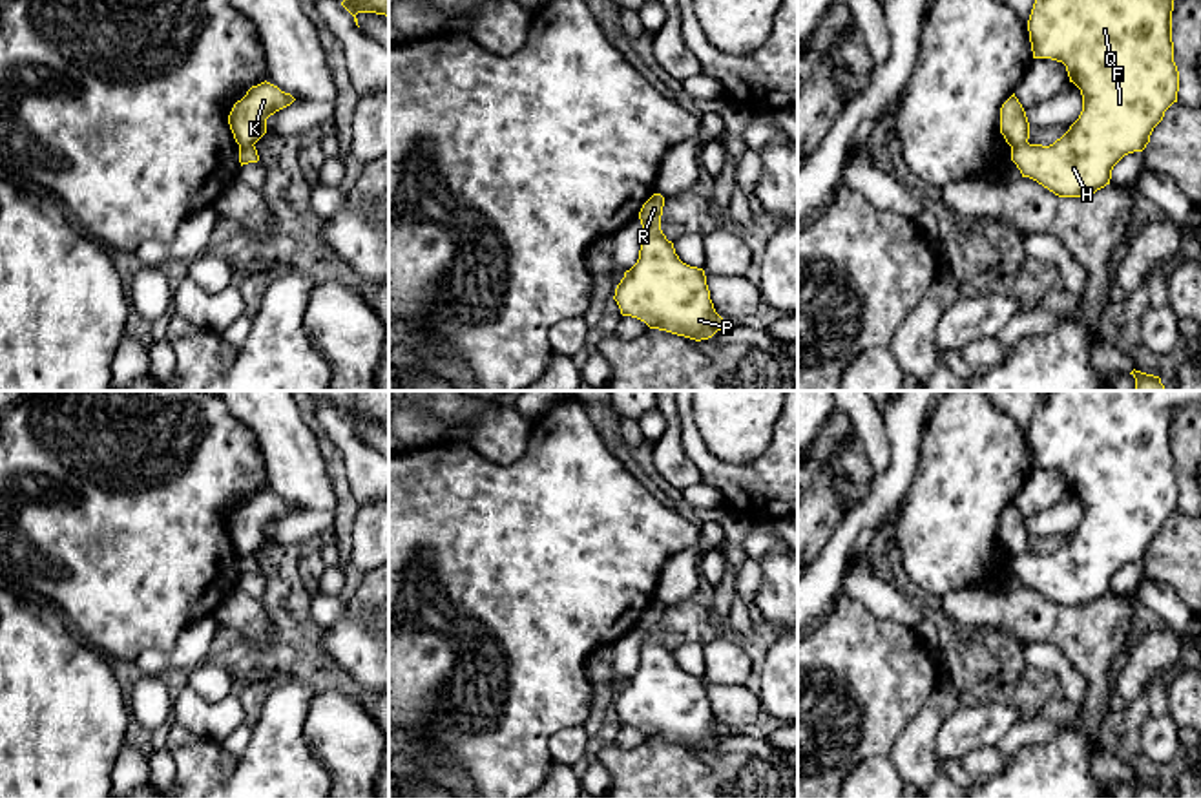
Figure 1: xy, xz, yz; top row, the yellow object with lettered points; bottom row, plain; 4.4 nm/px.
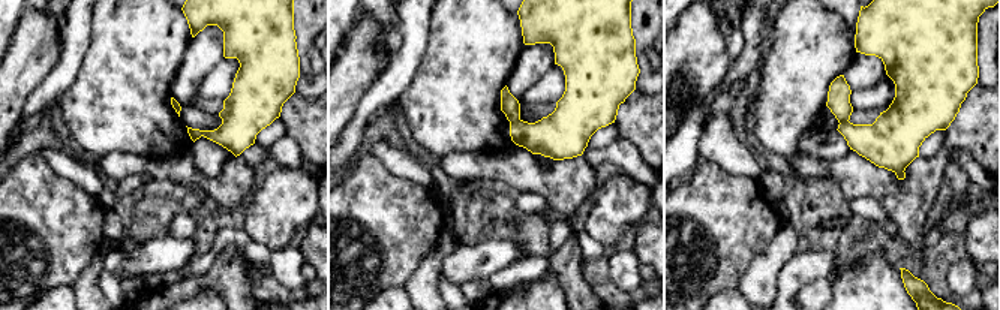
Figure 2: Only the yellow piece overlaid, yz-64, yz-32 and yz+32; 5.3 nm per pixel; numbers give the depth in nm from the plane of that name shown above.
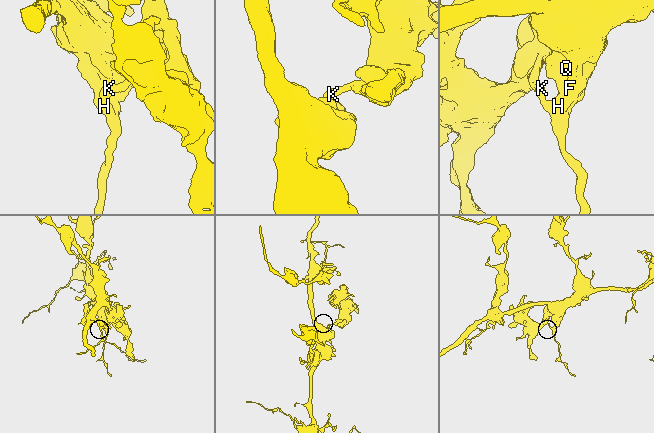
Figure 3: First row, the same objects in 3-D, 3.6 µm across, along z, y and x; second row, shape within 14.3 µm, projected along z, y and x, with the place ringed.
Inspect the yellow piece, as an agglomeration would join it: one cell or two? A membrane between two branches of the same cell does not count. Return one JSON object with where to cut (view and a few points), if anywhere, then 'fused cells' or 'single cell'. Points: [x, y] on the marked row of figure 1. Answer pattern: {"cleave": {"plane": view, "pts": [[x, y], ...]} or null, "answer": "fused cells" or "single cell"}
{"cleave": {"plane": "yz", "pts": [[1026, 141], [1012, 148]]}, "answer": "fused cells"}

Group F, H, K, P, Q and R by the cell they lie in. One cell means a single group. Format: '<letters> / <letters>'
F H P Q R / K

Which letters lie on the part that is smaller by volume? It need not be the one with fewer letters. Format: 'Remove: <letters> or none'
Remove: K

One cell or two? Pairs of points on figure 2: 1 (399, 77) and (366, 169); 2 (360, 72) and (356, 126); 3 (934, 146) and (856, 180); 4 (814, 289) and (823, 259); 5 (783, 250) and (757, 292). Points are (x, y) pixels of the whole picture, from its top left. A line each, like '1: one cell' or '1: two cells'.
1: two cells
2: two cells
3: two cells
4: two cells
5: one cell

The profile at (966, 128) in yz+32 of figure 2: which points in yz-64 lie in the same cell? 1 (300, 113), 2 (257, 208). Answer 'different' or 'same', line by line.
1: same
2: different

